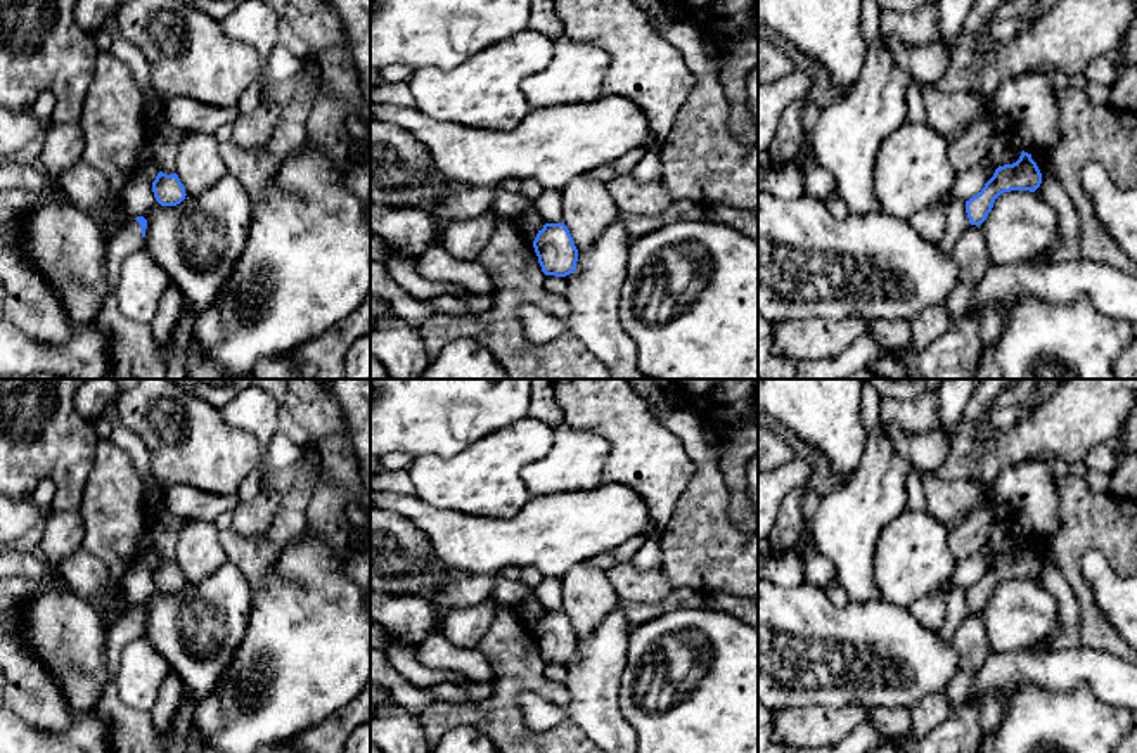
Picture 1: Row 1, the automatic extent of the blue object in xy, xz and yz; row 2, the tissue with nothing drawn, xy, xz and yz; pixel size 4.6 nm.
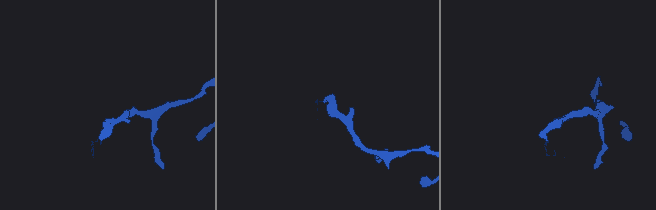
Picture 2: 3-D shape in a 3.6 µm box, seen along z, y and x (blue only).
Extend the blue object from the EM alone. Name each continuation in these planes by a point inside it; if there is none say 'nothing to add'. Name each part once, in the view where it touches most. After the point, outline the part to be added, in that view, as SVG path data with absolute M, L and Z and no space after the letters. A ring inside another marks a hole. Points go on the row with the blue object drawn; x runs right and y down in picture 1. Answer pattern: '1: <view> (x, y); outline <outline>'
1: xy (132, 348); outline M128 218L107 242L107 293L92 320L92 331L107 339L107 358L111 360L107 379L166 379L166 365L159 360L159 344L151 324L133 322L118 308L116 286L121 263L142 246L142 228L135 218Z

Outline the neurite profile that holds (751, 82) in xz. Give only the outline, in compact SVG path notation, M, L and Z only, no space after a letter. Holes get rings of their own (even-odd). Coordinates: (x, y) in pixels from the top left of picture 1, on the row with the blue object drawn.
M758 66L746 78L748 109L753 123L758 126Z

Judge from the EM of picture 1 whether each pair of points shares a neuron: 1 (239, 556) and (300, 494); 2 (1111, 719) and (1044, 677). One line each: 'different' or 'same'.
1: same
2: different

